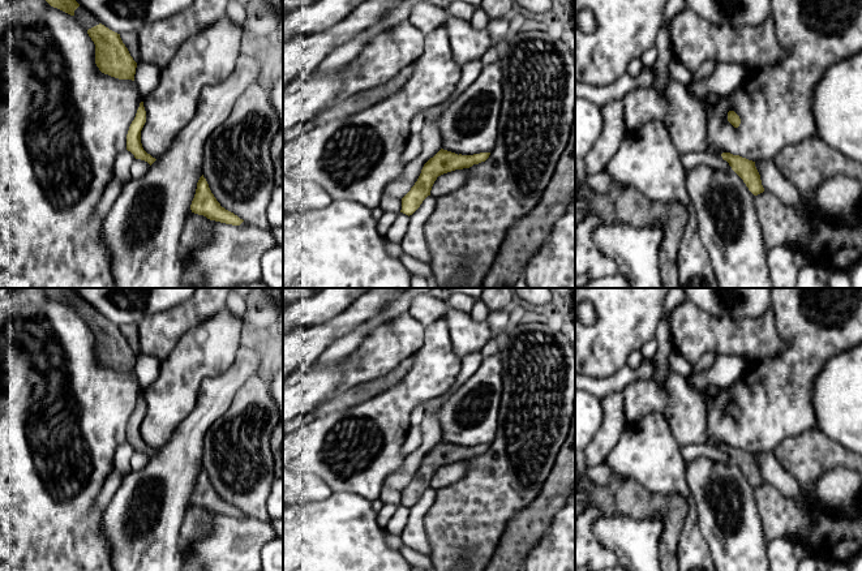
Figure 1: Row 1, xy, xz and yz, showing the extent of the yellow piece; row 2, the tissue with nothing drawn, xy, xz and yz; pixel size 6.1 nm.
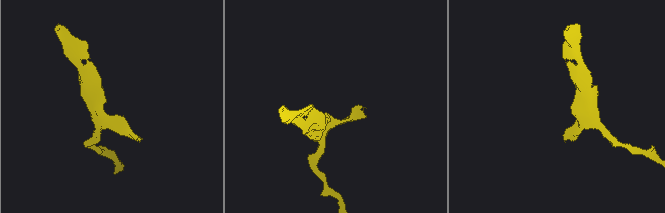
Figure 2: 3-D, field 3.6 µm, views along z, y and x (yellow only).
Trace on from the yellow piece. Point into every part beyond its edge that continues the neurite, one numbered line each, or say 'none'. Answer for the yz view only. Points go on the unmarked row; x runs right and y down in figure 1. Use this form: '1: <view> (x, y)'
none

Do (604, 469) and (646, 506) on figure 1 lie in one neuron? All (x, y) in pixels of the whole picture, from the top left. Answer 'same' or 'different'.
different

